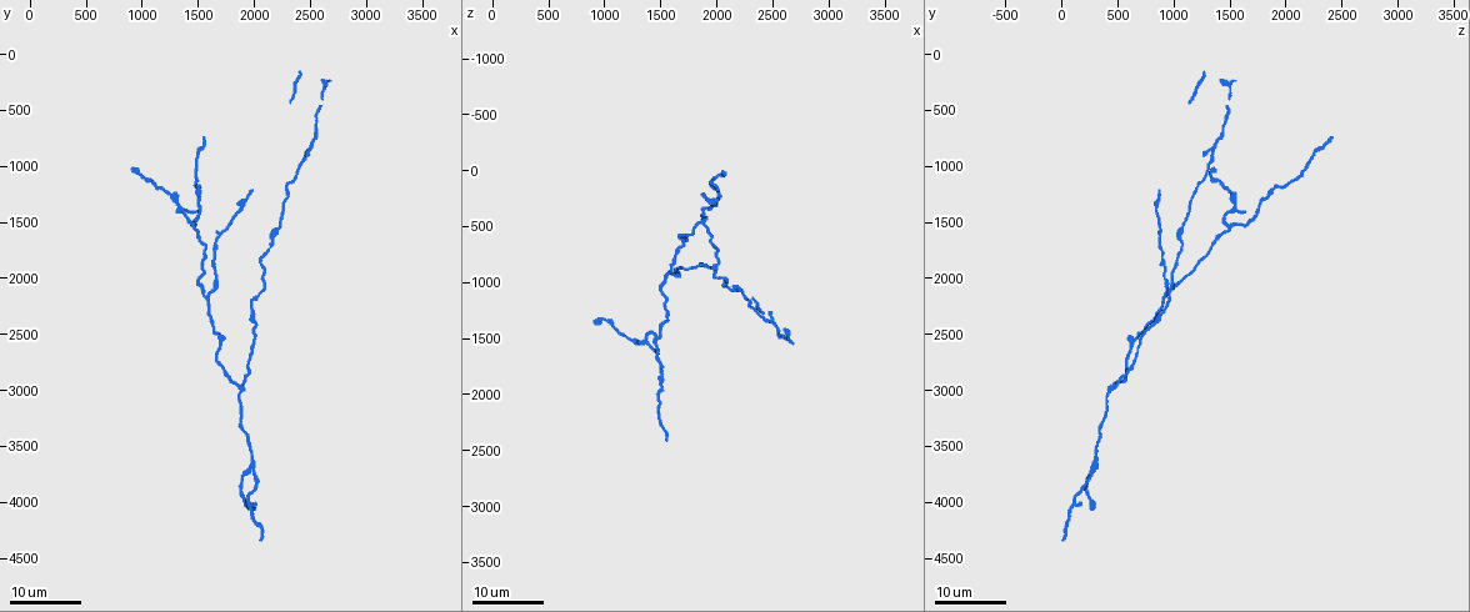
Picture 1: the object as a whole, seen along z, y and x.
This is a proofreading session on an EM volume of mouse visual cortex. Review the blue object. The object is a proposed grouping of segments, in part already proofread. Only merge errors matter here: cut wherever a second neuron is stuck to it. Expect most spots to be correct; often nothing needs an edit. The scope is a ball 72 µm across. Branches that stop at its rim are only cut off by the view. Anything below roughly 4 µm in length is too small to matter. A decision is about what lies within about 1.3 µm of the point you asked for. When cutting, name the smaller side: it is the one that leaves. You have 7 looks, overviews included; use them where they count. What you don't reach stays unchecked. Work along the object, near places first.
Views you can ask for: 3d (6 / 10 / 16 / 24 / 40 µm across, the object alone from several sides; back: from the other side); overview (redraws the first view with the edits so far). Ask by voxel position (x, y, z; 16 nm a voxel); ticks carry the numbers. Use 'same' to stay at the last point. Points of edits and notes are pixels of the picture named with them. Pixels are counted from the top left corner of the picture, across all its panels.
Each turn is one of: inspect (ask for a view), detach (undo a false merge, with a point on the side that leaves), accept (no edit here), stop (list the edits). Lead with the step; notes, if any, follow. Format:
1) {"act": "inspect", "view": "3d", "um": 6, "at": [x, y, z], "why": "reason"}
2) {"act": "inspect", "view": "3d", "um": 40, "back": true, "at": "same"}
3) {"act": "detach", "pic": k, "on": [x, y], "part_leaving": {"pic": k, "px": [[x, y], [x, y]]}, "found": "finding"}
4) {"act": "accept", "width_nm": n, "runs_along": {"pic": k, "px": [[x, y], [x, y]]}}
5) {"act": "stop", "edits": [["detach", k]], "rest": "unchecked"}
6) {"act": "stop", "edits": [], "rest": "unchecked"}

{"act": "inspect", "view": "3d", "um": 24, "at": [1960, 3660, 280], "why": "arms part here"}

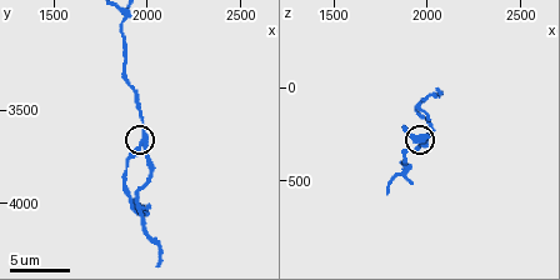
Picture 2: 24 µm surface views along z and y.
{"act": "inspect", "view": "3d", "um": 6, "at": [1980, 3680, 300]}

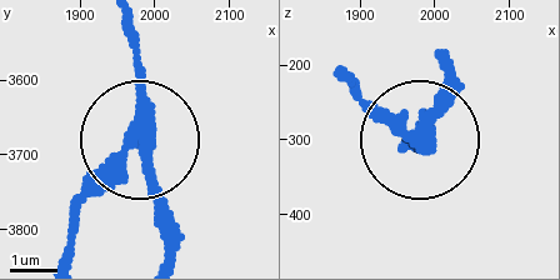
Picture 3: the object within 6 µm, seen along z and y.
{"act": "detach", "pic": 3, "on": [95, 176], "side_arm_um": 8, "part_leaving": {"pic": 3, "px": [[141, 136], [78, 215], [70, 251]]}, "found": "two neurons meet here"}

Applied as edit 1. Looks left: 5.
{"act": "inspect", "view": "3d", "um": 16, "at": [1880, 2980, 480], "why": "two arms in line, one across"}

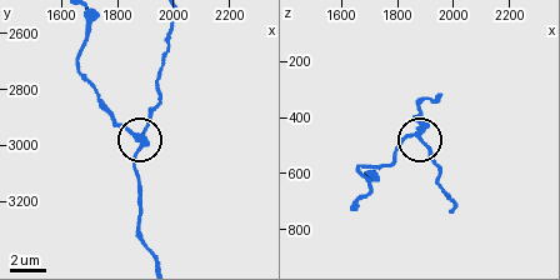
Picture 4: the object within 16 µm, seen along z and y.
{"act": "inspect", "view": "3d", "um": 6, "at": [1870, 2970, 450]}

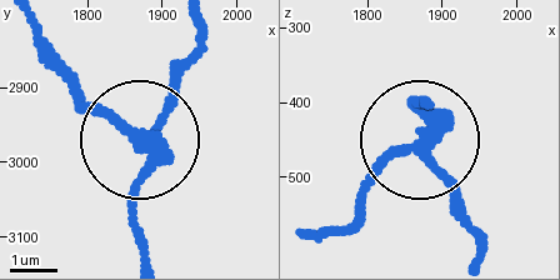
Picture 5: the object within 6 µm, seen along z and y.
{"act": "accept", "runs_along": {"pic": 5, "px": [[200, 29], [200, 53], [144, 140], [133, 240]]}, "found": "all the same neuron"}

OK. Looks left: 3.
{"act": "inspect", "view": "overview", "why": "redraw"}

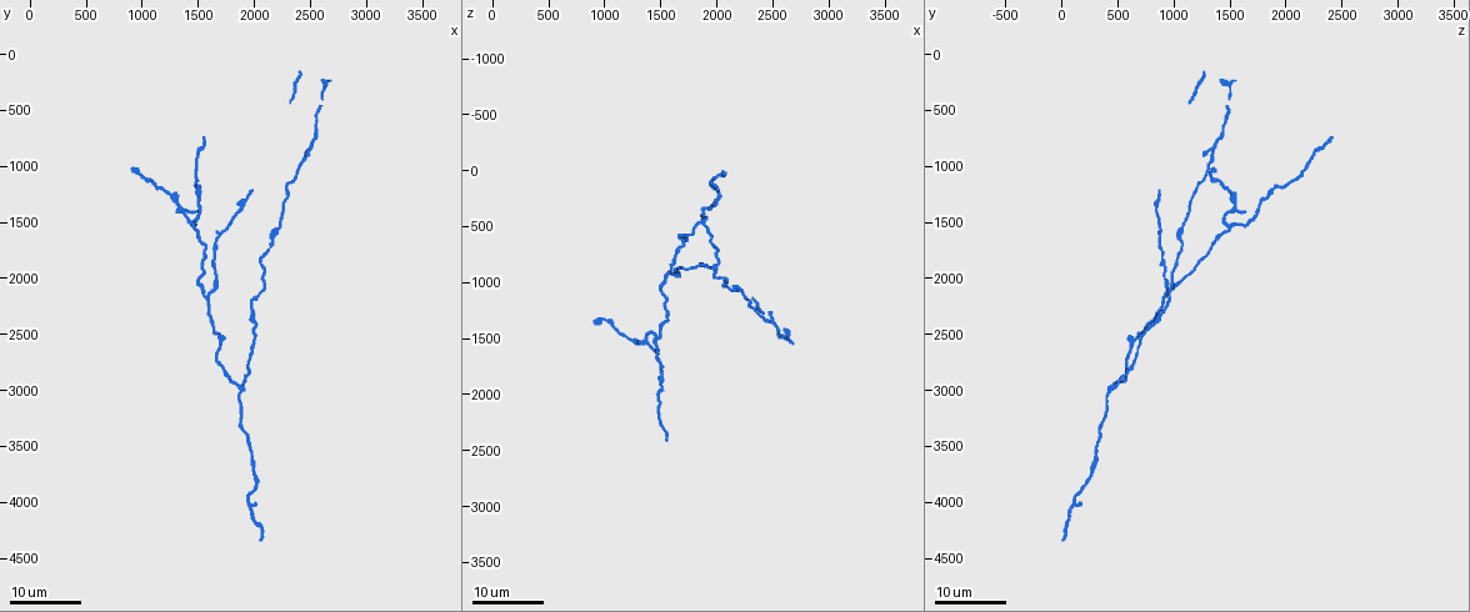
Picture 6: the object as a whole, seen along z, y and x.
{"act": "inspect", "view": "3d", "um": 16, "at": [1580, 2160, 900]}

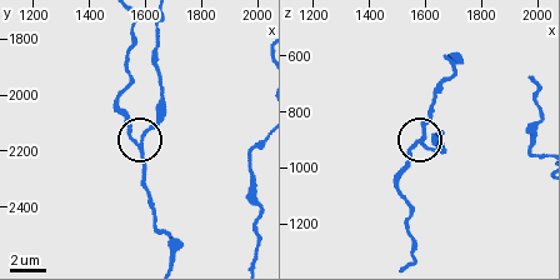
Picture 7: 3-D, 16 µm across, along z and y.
{"act": "inspect", "view": "3d", "um": 10, "at": [1570, 2170, 920]}

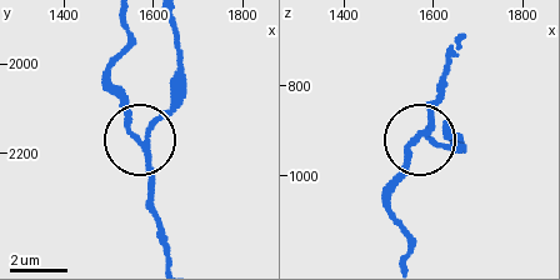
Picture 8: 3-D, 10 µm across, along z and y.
{"act": "accept", "width_nm": 180, "runs_along": {"pic": 8, "px": [[169, 253], [155, 216], [145, 130], [181, 90]]}, "found": "one neuron here"}

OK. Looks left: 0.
{"act": "stop", "edits": [["detach", 3]], "rest": "unchecked"}

